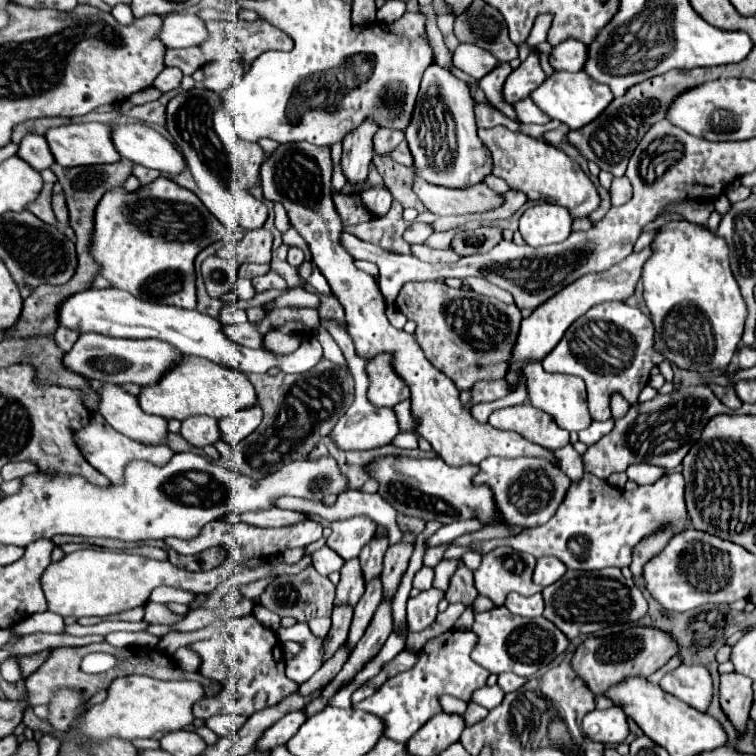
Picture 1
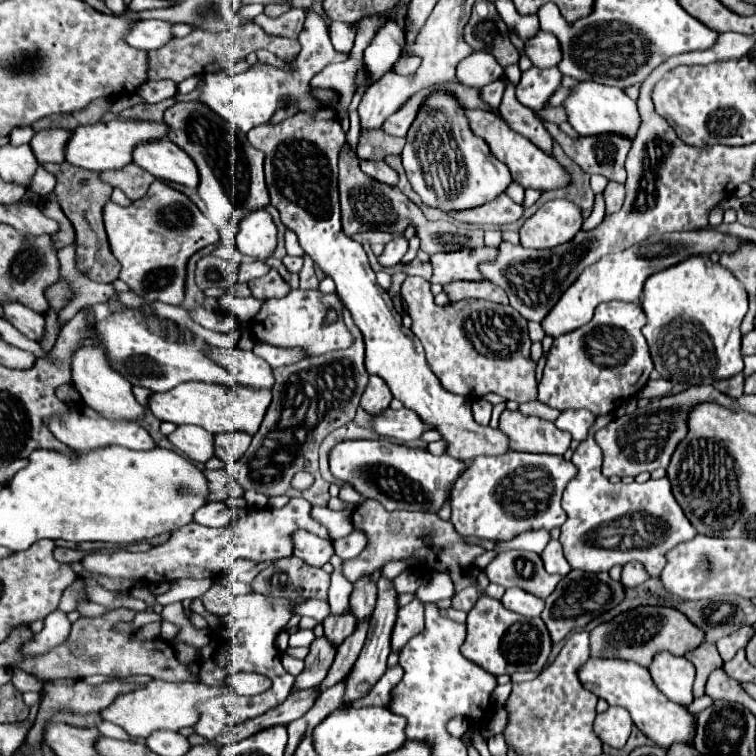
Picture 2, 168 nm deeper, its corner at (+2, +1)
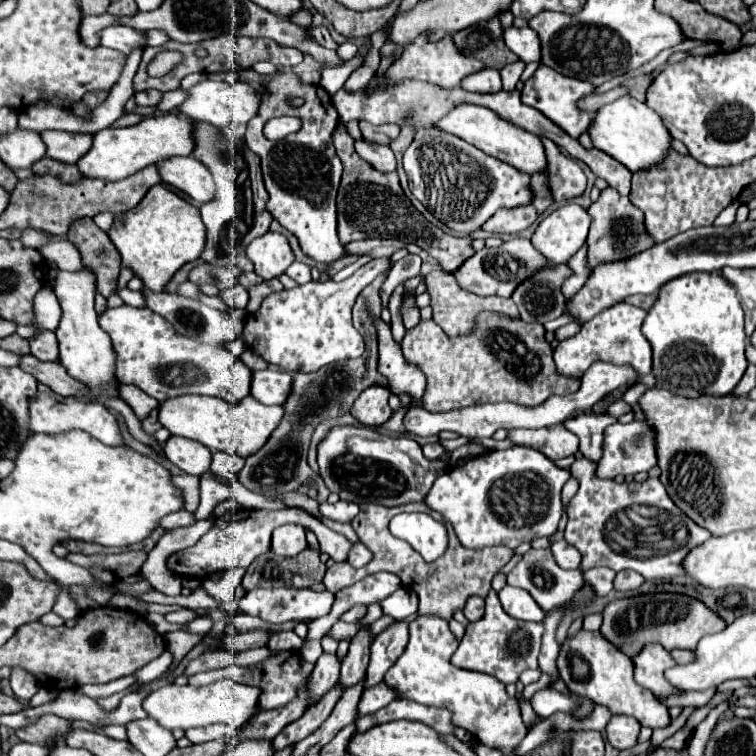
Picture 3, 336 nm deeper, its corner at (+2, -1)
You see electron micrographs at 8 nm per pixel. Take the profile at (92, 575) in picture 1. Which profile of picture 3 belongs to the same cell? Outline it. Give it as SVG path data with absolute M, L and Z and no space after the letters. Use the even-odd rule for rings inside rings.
M289 507L289 509L279 509L279 511L245 509L243 517L239 521L229 521L225 517L217 517L215 525L193 547L173 553L171 555L173 561L167 559L167 569L179 577L189 577L189 579L205 579L213 573L229 571L235 567L247 569L259 555L265 555L271 551L271 533L273 533L273 529L277 529L279 525L285 525L285 523L297 523L305 529L311 529L317 535L323 553L327 553L335 561L345 561L345 557L349 553L349 545L351 545L349 539L345 539L341 533L335 533L329 527L325 527L319 519L309 515L305 509Z

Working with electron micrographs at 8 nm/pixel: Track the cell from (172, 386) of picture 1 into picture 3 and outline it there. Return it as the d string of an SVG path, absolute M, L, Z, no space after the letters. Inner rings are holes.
M179 395L165 399L159 405L159 421L171 431L171 435L201 441L213 453L227 451L239 457L249 457L249 453L255 453L261 449L261 445L265 445L269 433L277 427L277 421L281 421L281 405L263 405L251 395L247 395L237 405L231 405L219 397Z

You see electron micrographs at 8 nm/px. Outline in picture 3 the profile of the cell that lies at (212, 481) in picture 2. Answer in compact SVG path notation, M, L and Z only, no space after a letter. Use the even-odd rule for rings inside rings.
M175 475L173 483L183 489L183 497L185 497L185 509L187 511L195 511L199 505L199 477L197 475Z

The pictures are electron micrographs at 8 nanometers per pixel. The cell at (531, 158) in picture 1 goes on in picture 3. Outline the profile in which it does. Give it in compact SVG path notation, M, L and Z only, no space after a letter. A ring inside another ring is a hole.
M457 105L451 113L447 113L447 117L443 117L441 121L435 123L439 129L445 129L447 133L453 133L461 139L465 139L467 143L475 145L477 149L481 149L483 153L505 161L509 165L513 165L517 171L527 173L527 175L535 175L535 173L543 173L547 167L547 157L541 145L541 139L533 133L523 131L521 127L501 119L497 113L485 109L485 107L477 107L477 105Z

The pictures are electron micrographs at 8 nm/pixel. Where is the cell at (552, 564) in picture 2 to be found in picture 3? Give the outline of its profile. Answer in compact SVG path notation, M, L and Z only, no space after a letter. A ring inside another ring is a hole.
M563 539L551 545L551 553L553 553L555 563L557 563L561 569L579 569L581 555L577 553L577 549L573 549L571 545L567 545Z

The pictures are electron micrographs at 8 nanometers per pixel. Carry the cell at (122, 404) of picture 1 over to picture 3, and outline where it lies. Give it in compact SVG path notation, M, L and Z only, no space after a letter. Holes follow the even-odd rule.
M89 269L69 273L61 271L55 281L55 295L63 309L61 323L57 327L59 341L59 363L67 369L67 373L83 383L89 389L103 389L103 385L119 385L115 375L117 353L113 349L111 337L99 327L97 311L95 311L95 275Z

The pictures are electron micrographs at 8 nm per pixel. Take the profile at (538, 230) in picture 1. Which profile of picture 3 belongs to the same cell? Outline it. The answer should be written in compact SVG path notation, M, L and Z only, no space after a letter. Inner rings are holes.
M567 203L547 215L535 229L531 243L547 261L569 261L585 243L591 217L575 203Z

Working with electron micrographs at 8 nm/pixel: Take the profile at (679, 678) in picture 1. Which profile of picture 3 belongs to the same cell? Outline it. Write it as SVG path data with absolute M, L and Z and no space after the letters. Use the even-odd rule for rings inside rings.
M647 645L637 657L633 657L635 663L635 681L649 689L657 697L677 697L685 691L675 689L665 679L665 669L677 665L669 651L665 651L661 645Z

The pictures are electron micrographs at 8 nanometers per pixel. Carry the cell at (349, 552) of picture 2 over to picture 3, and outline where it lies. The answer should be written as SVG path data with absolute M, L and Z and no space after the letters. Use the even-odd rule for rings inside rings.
M353 543L351 551L349 551L349 557L347 557L347 563L353 565L353 567L363 567L371 561L371 557L373 555L369 553L369 549L363 543Z

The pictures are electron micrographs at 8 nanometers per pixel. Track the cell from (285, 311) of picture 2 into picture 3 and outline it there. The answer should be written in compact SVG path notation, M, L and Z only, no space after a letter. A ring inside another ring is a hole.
M377 257L357 269L341 283L309 281L293 289L271 293L257 313L249 313L243 329L247 349L259 353L267 363L285 371L311 373L333 361L359 357L365 349L361 333L351 323L351 307L357 295L377 277L391 269L391 257Z

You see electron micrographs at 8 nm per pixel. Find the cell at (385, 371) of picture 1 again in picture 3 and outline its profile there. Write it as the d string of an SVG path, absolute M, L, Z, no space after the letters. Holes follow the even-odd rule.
M371 385L369 389L365 389L359 399L353 403L351 415L357 417L363 425L375 427L385 423L393 411L389 409L389 389L383 385Z

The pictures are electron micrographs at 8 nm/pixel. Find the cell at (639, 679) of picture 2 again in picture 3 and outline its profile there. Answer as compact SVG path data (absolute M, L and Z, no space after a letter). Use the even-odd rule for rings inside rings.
M581 629L571 641L565 641L559 651L557 667L561 679L567 683L567 687L573 693L589 697L593 703L609 707L611 713L635 717L641 727L649 727L649 729L663 729L671 725L671 715L667 705L663 705L659 697L649 693L649 689L637 685L633 677L635 673L633 659L629 659L619 649L615 649L609 641L605 641L605 637L601 637L599 631L589 633Z

